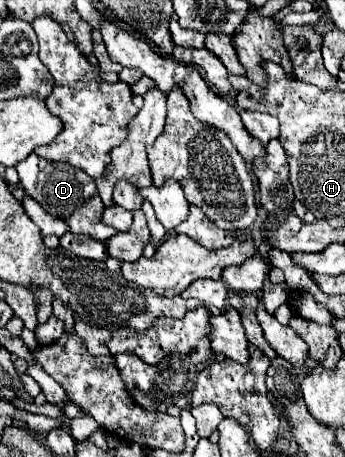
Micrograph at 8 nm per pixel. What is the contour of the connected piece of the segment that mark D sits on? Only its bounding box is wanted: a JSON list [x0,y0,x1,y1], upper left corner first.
[17,153,117,241]

